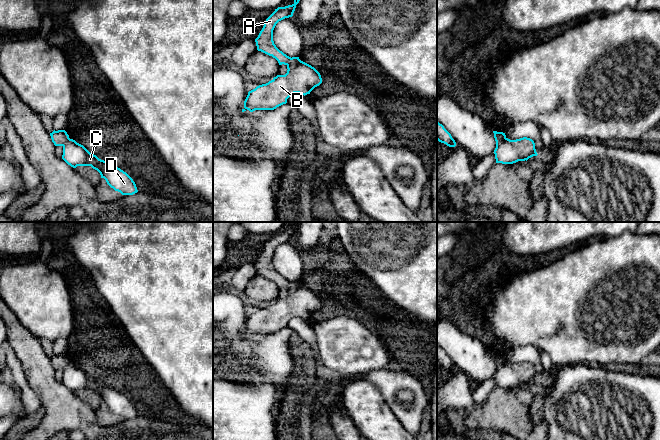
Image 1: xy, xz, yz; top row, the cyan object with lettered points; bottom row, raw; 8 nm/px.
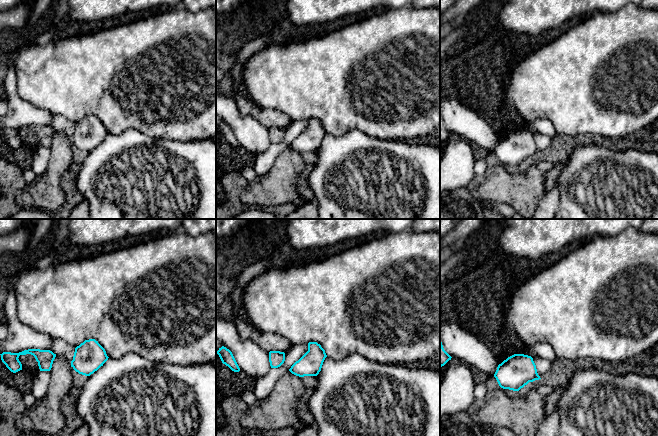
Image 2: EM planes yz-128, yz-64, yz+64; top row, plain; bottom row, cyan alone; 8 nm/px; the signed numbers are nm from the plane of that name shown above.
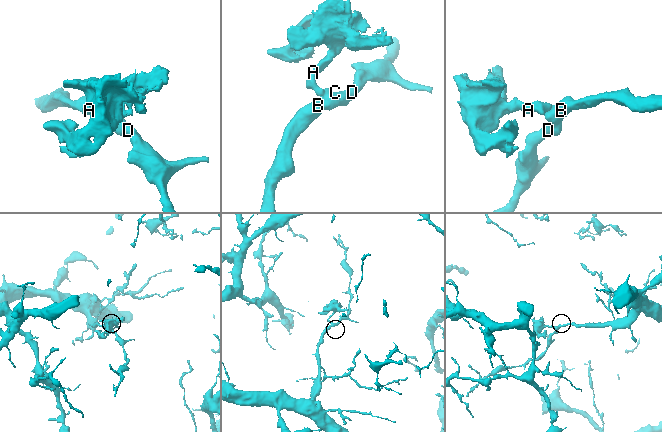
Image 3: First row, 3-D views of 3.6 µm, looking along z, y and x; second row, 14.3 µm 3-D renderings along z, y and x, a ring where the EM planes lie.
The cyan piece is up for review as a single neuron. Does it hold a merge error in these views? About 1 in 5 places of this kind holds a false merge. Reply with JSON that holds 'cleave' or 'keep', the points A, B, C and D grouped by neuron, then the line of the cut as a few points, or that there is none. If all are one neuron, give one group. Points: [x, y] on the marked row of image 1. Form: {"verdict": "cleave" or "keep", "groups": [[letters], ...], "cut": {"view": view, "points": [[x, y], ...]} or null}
{"verdict": "cleave", "groups": [["A"], ["B", "C", "D"]], "cut": {"view": "yz", "points": [[505, 137], [496, 144]]}}

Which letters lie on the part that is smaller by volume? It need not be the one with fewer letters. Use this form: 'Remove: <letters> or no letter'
Remove: A

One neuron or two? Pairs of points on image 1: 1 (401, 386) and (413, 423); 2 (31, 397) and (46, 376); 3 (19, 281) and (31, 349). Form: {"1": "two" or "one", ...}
{"1": "one", "2": "two", "3": "two"}

